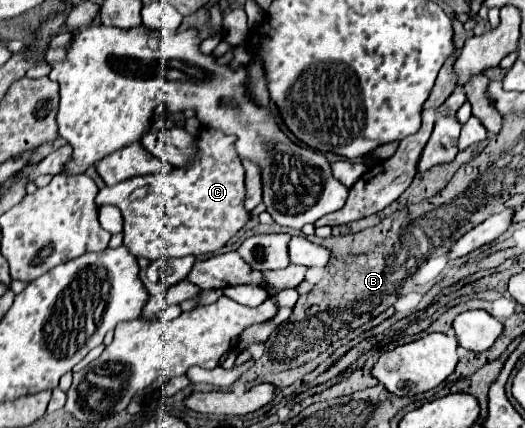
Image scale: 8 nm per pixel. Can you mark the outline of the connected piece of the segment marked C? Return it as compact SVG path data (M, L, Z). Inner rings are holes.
M202 127L196 137L196 157L184 167L172 167L160 173L142 175L120 181L112 187L104 187L96 195L96 205L114 205L122 211L124 217L124 247L134 257L144 257L150 261L162 257L186 257L186 255L204 255L222 249L250 219L250 213L244 209L244 171L240 157L234 149L236 137L218 133L216 129ZM146 187L144 199L130 199L132 191Z

